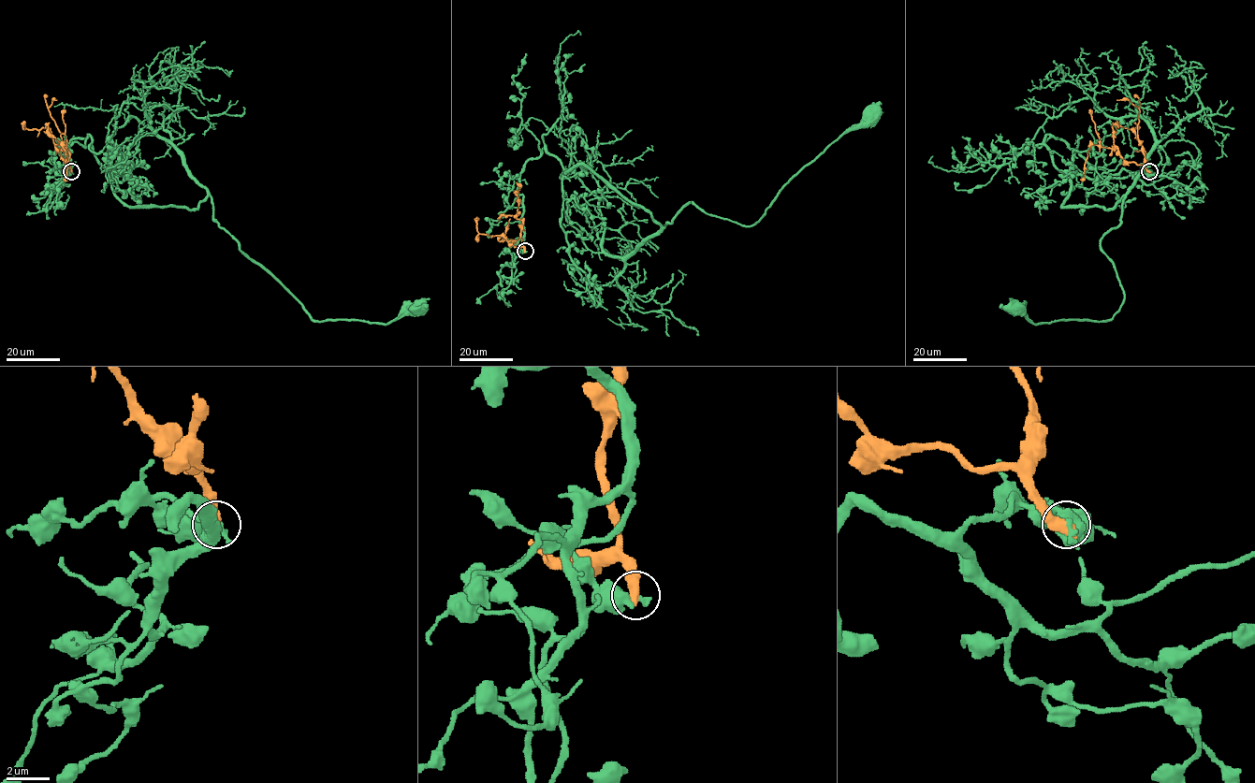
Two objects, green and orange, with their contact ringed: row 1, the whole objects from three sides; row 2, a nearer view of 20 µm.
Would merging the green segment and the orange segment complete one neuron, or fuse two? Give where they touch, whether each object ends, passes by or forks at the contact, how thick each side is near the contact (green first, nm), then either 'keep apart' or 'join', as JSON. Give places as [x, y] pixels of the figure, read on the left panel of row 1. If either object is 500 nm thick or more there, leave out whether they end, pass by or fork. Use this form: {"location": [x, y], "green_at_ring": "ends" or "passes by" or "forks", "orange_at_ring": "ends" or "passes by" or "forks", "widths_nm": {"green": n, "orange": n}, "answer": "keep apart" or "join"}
{"location": [71, 171], "widths_nm": {"green": 360, "orange": 600}, "answer": "keep apart"}

